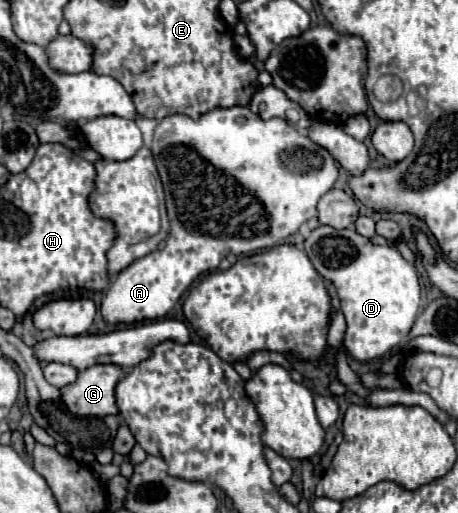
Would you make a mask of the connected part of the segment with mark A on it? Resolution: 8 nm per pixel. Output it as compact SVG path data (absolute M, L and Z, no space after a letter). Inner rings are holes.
M247 106L217 108L203 114L199 120L185 114L165 116L155 128L151 152L165 188L171 232L163 250L155 250L131 262L115 276L101 302L101 316L107 324L133 324L163 318L195 278L219 268L227 250L231 254L245 254L281 244L287 236L295 234L303 222L317 216L319 198L333 188L339 176L337 162L325 148L319 148L309 136L291 128L283 118L263 120Z

